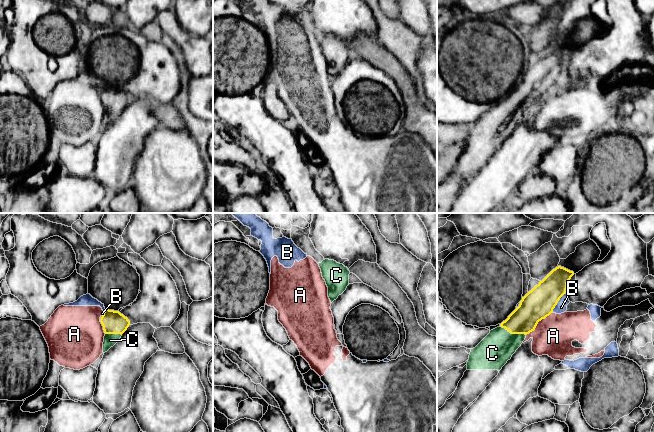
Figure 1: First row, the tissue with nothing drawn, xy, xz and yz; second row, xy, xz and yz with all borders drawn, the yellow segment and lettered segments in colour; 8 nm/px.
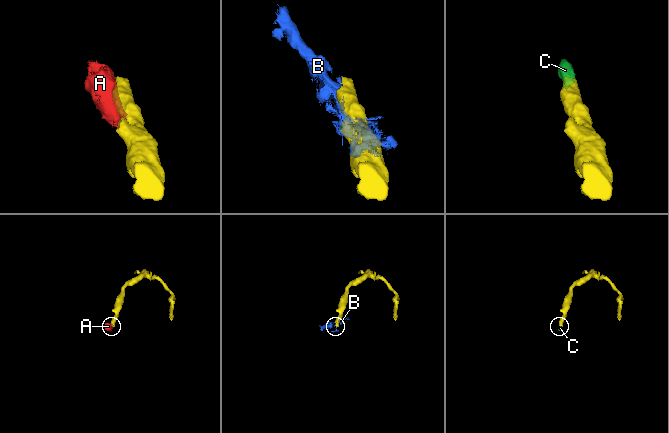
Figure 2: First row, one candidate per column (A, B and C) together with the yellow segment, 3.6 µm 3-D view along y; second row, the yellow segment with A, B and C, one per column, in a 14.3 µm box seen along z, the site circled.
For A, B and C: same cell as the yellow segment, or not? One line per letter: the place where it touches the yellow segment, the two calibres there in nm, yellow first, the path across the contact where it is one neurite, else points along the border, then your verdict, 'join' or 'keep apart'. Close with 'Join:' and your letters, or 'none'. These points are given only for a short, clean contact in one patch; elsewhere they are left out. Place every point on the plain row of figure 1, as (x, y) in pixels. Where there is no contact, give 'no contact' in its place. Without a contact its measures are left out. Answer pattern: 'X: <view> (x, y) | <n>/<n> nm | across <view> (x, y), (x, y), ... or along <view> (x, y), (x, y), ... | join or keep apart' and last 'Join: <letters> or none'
A: yz (537, 99) | 240/320 nm | along yz (552, 87), (542, 94), (536, 103), (526, 111) | keep apart
B: yz (557, 78) | 240/90 nm | keep apart
C: yz (512, 109) | 220/280 nm | across yz (532, 85), (512, 109), (492, 129) | join
Join: C

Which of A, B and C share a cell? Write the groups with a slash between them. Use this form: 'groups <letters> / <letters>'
groups A B / C

